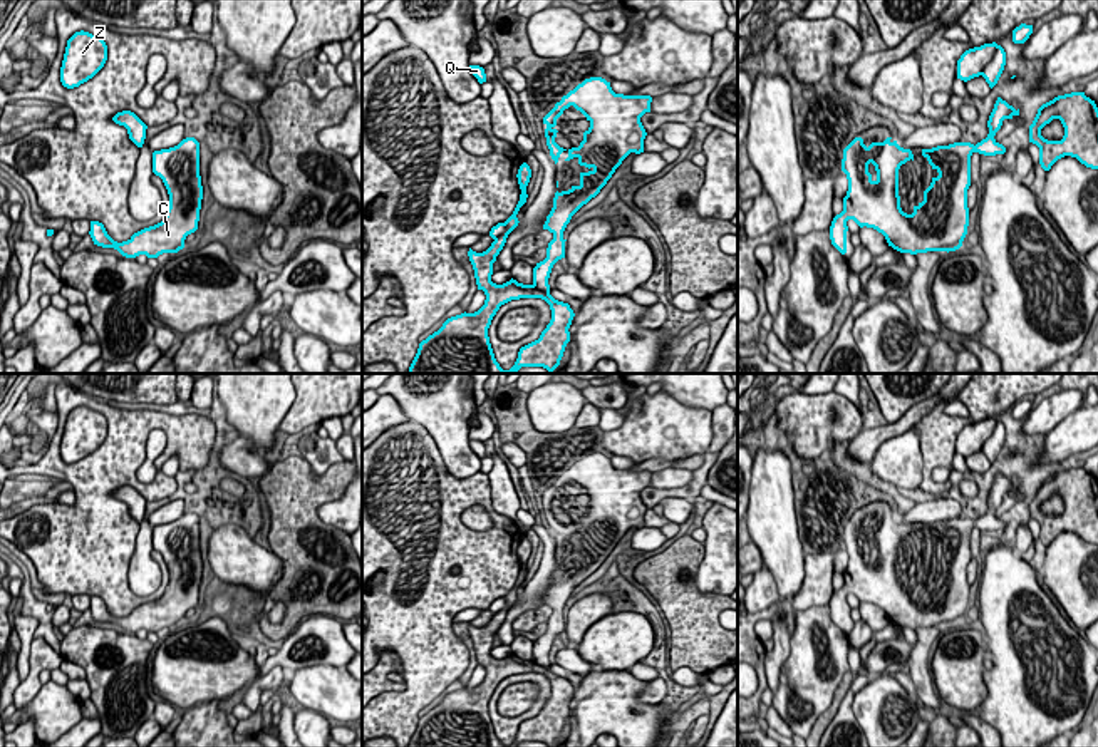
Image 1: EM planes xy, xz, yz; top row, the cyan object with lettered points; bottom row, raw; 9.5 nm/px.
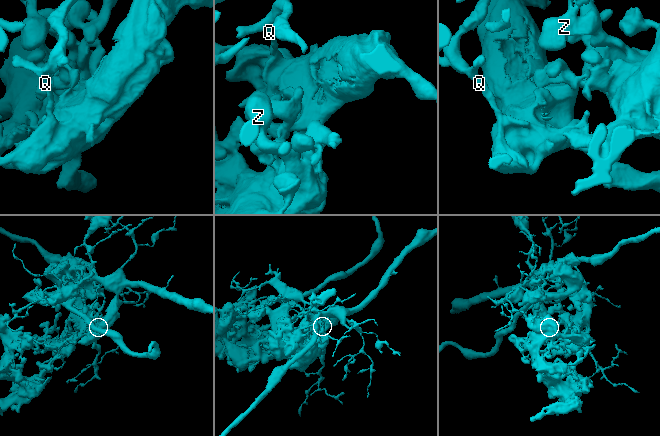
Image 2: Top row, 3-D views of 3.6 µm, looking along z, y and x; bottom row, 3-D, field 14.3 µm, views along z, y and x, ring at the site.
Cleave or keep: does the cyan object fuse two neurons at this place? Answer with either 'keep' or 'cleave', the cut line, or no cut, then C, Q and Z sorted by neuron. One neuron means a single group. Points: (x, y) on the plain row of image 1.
cleave; cut xz (505, 598), (505, 605), (495, 615); groups C Q / Z

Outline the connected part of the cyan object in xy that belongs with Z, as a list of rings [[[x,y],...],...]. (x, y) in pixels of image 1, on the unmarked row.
[[[75,407],[69,415],[60,442],[60,457],[67,464],[92,454],[107,435],[106,417],[89,407]]]

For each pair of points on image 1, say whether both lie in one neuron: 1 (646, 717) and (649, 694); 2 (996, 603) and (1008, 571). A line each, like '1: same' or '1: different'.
1: different
2: same

